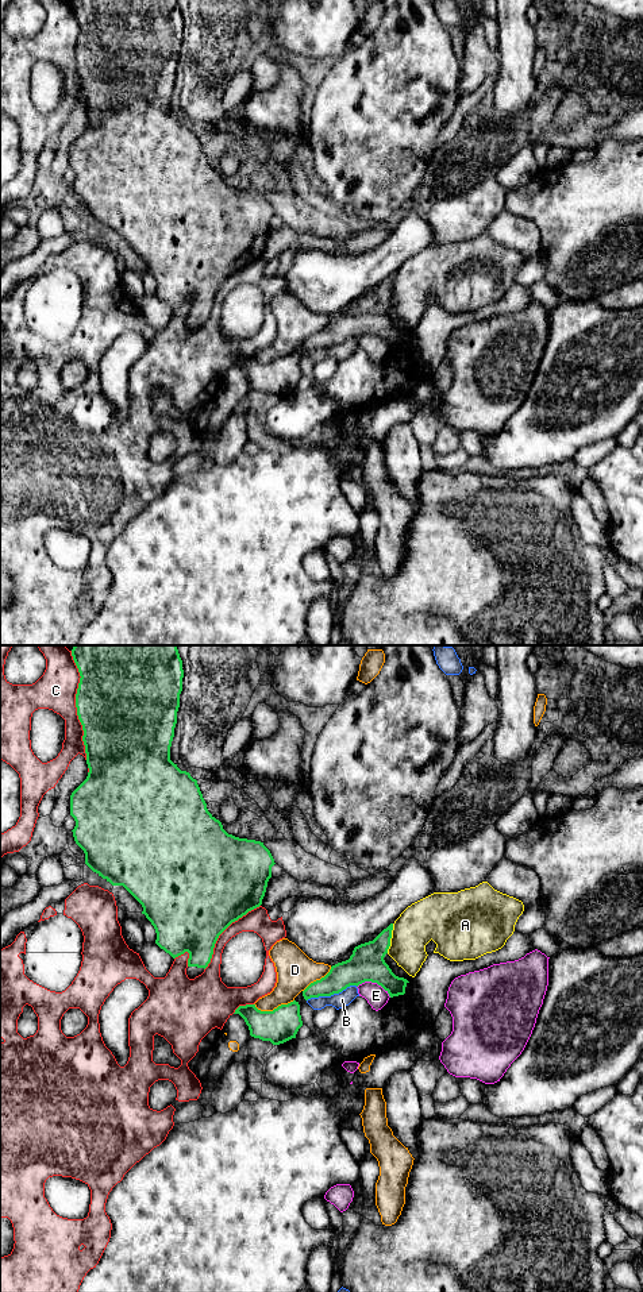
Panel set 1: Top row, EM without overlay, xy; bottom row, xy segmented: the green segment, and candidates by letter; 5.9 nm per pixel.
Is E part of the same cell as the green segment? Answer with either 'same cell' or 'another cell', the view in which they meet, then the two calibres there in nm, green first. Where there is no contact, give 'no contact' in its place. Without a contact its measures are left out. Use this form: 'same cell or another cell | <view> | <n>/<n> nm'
another cell | xy | 200/120 nm

